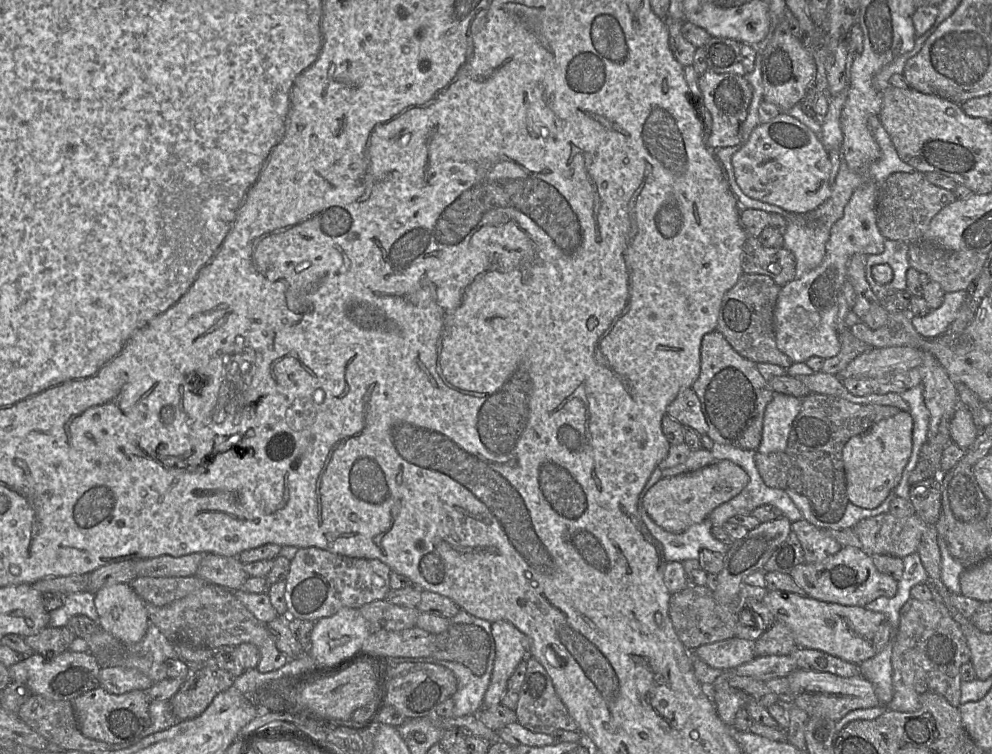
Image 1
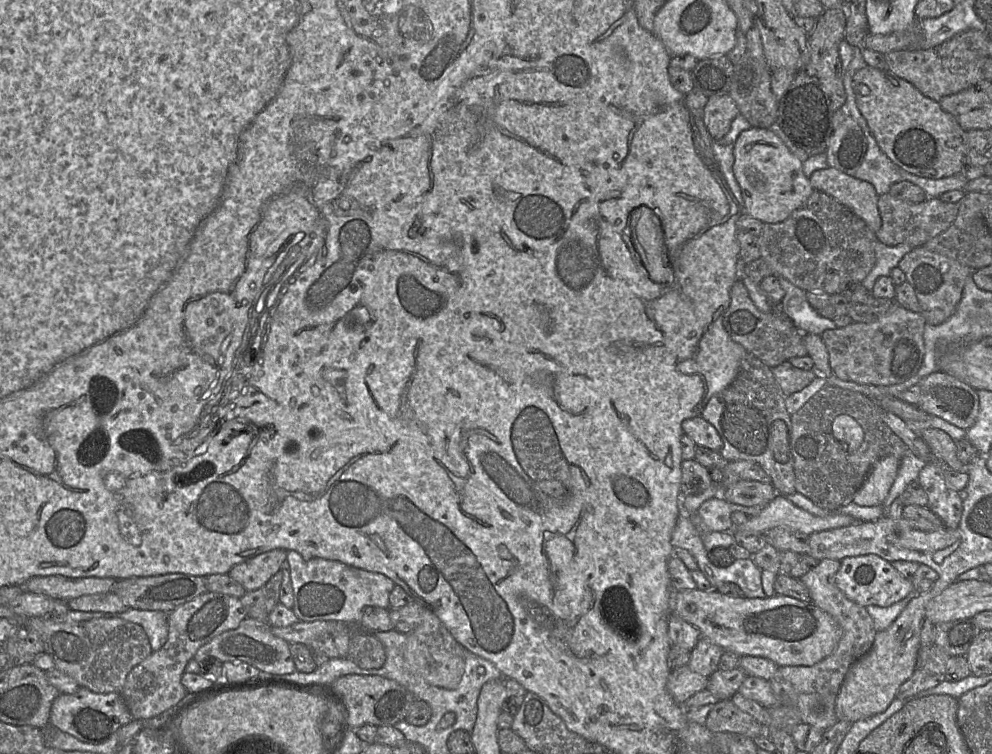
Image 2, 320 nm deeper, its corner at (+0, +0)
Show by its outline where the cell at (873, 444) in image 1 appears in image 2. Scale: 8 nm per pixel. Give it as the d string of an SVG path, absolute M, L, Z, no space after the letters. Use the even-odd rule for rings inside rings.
M891 455L878 460L852 501L859 506L882 505L896 478L900 461L901 459Z

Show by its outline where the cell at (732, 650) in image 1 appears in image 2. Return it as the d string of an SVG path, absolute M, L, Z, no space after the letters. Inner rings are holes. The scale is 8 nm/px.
M685 665L671 670L666 687L674 701L683 705L695 693L706 689L708 679Z

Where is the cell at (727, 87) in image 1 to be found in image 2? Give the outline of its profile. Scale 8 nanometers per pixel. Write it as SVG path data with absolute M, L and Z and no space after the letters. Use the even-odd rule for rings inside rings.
M729 94L708 97L703 121L712 139L723 138L738 113L738 106Z

